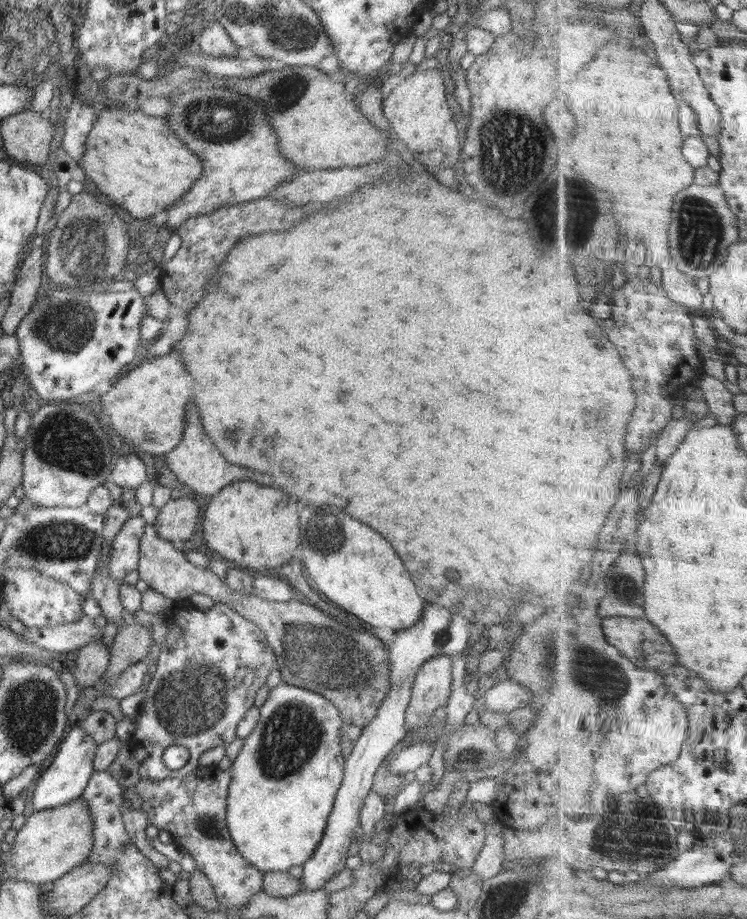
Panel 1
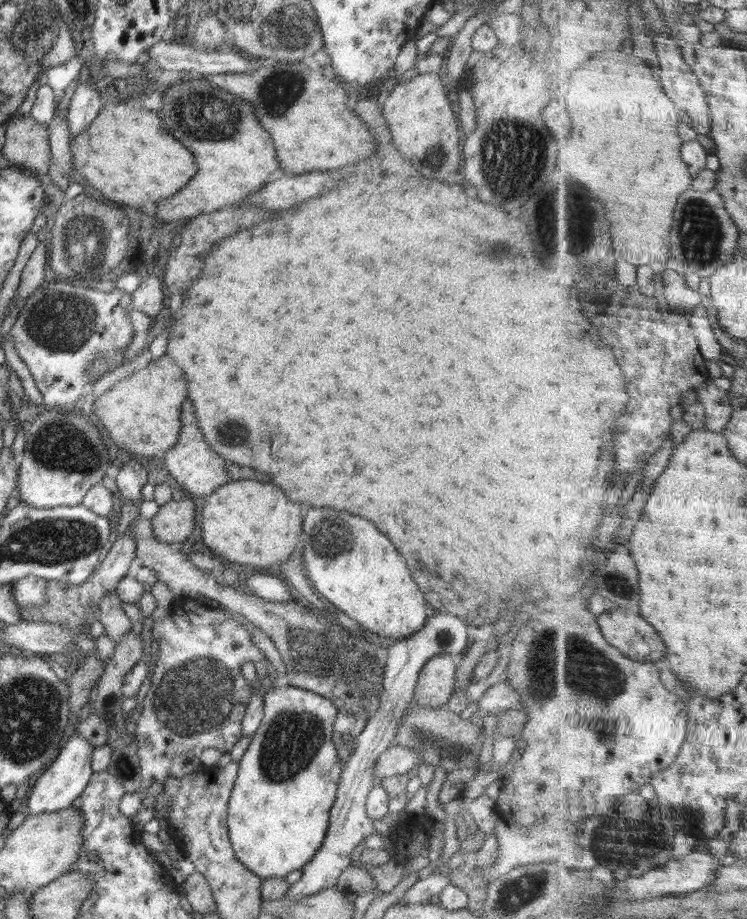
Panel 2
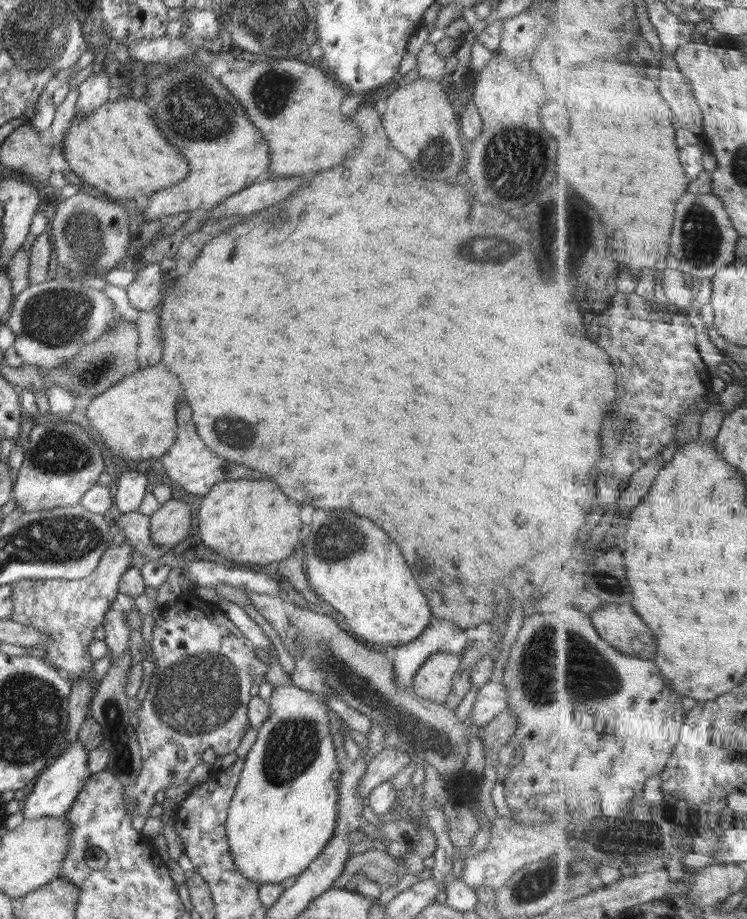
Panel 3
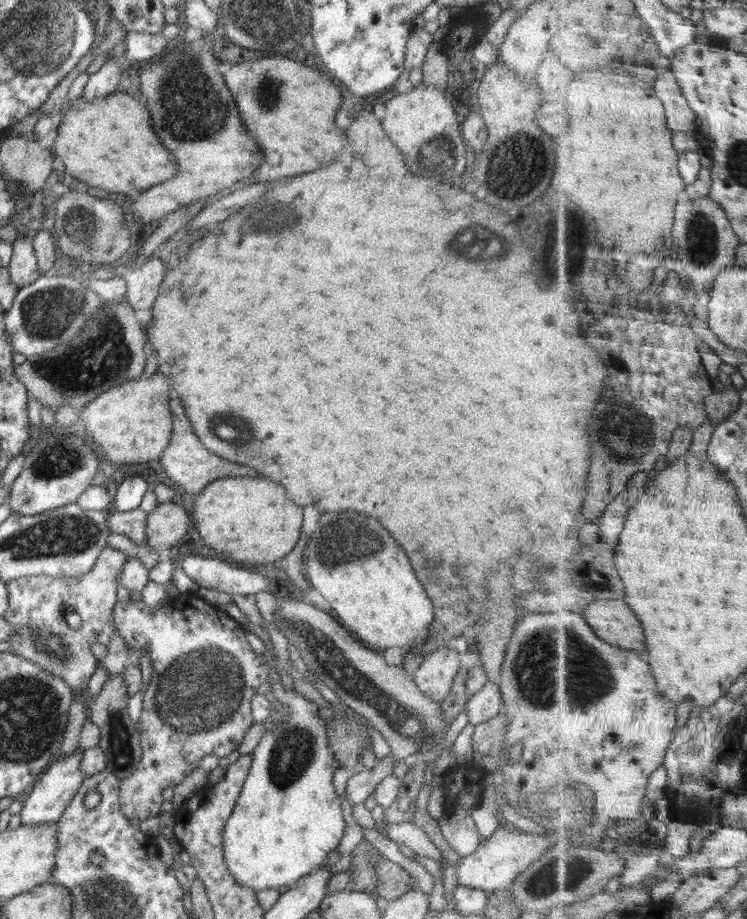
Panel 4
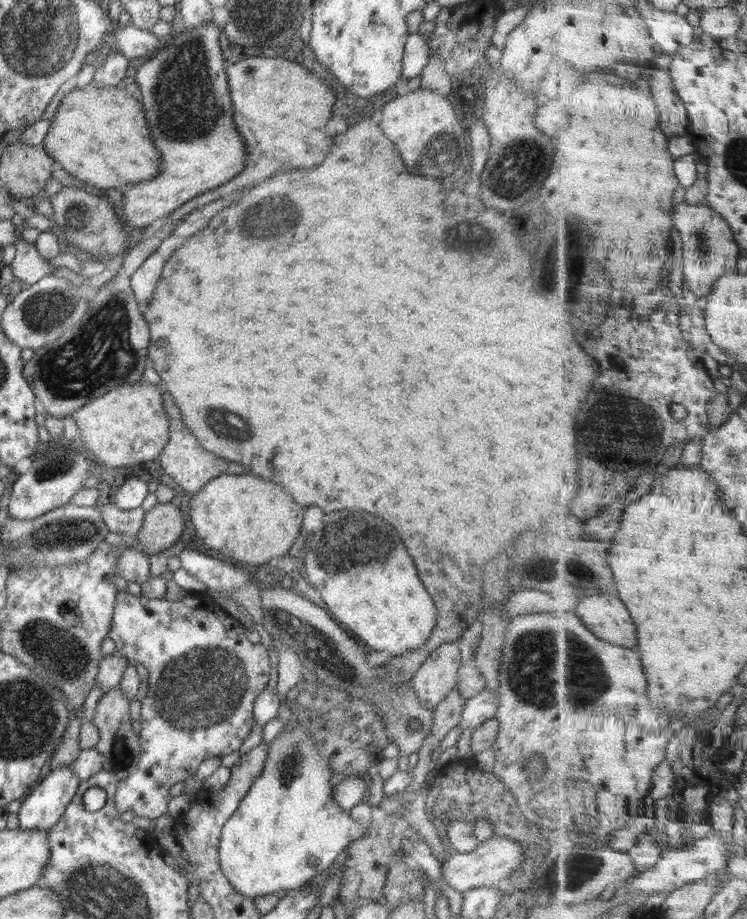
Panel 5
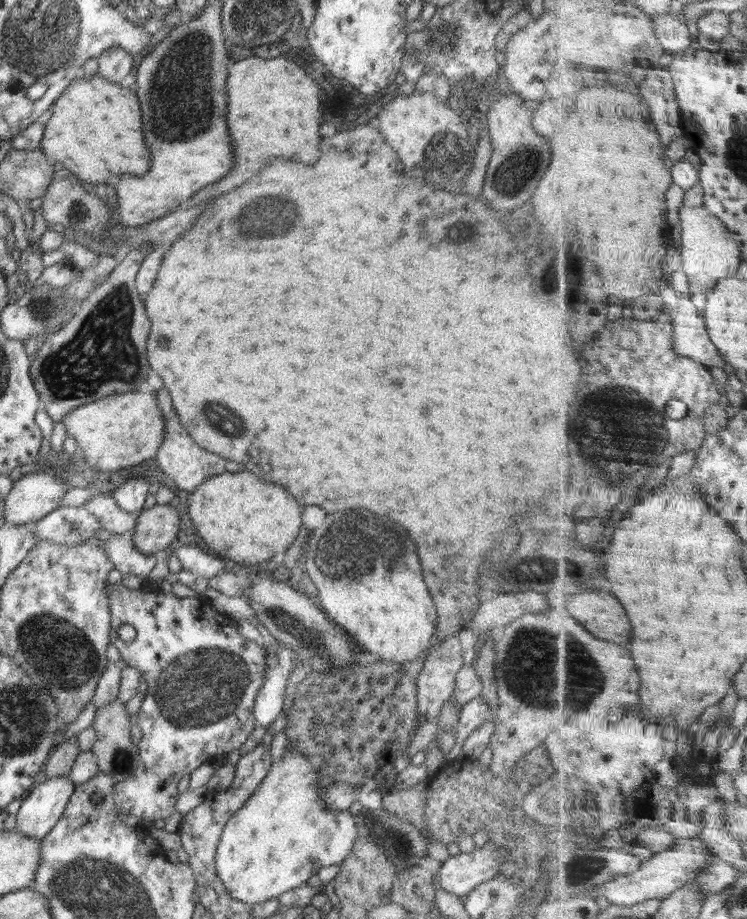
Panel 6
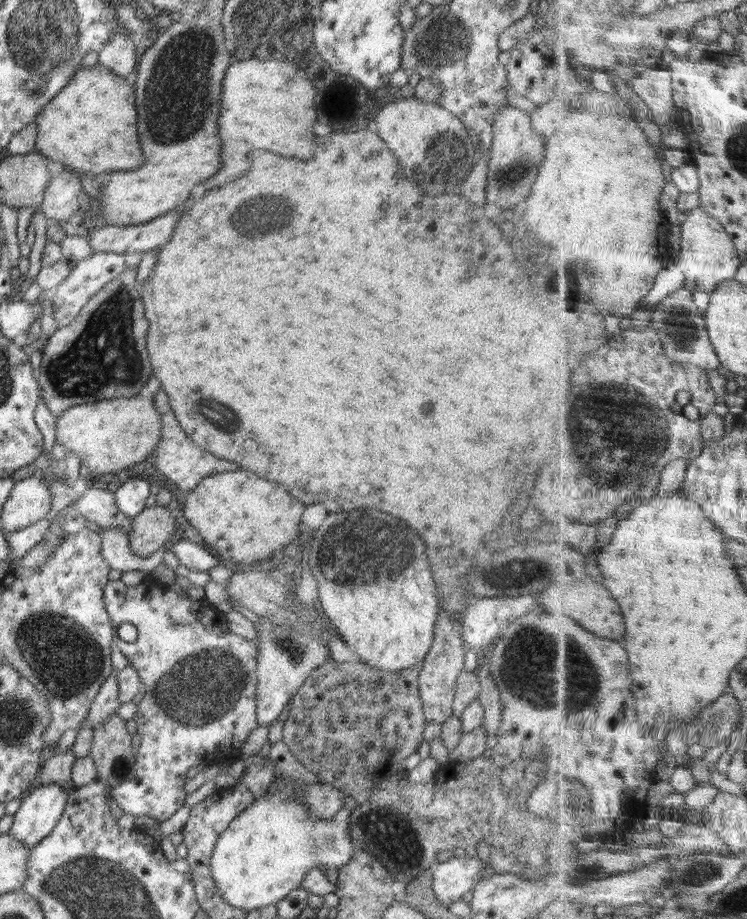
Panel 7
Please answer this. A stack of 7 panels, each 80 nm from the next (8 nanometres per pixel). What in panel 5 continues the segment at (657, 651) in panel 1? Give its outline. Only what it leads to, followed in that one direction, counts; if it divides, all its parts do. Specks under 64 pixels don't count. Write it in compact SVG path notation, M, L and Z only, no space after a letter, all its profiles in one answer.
M610 594L586 596L581 598L574 613L602 640L628 648L638 646L638 626L620 598Z

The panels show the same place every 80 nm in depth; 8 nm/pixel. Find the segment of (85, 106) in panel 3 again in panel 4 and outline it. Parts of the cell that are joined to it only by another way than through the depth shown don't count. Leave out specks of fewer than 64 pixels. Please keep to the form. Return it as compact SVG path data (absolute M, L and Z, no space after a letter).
M108 58L97 72L89 76L82 97L86 100L94 100L115 91L125 69L124 60Z

